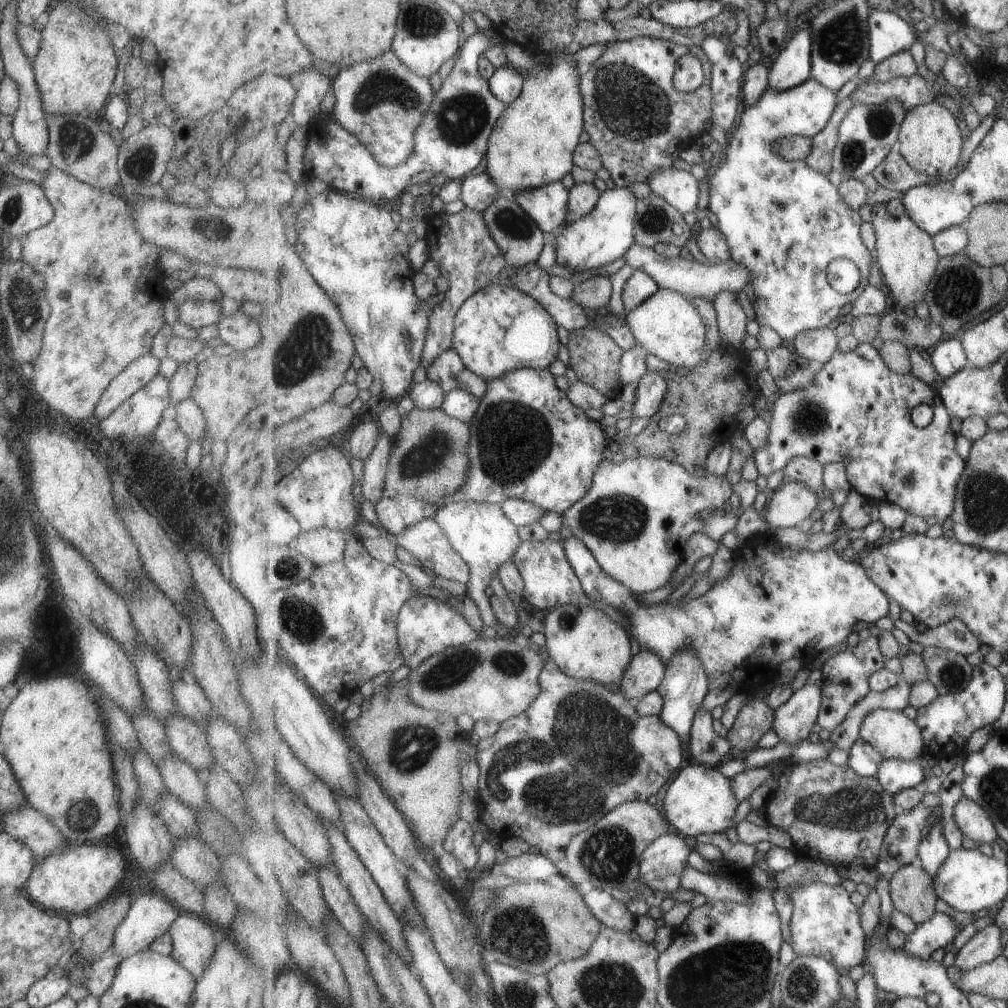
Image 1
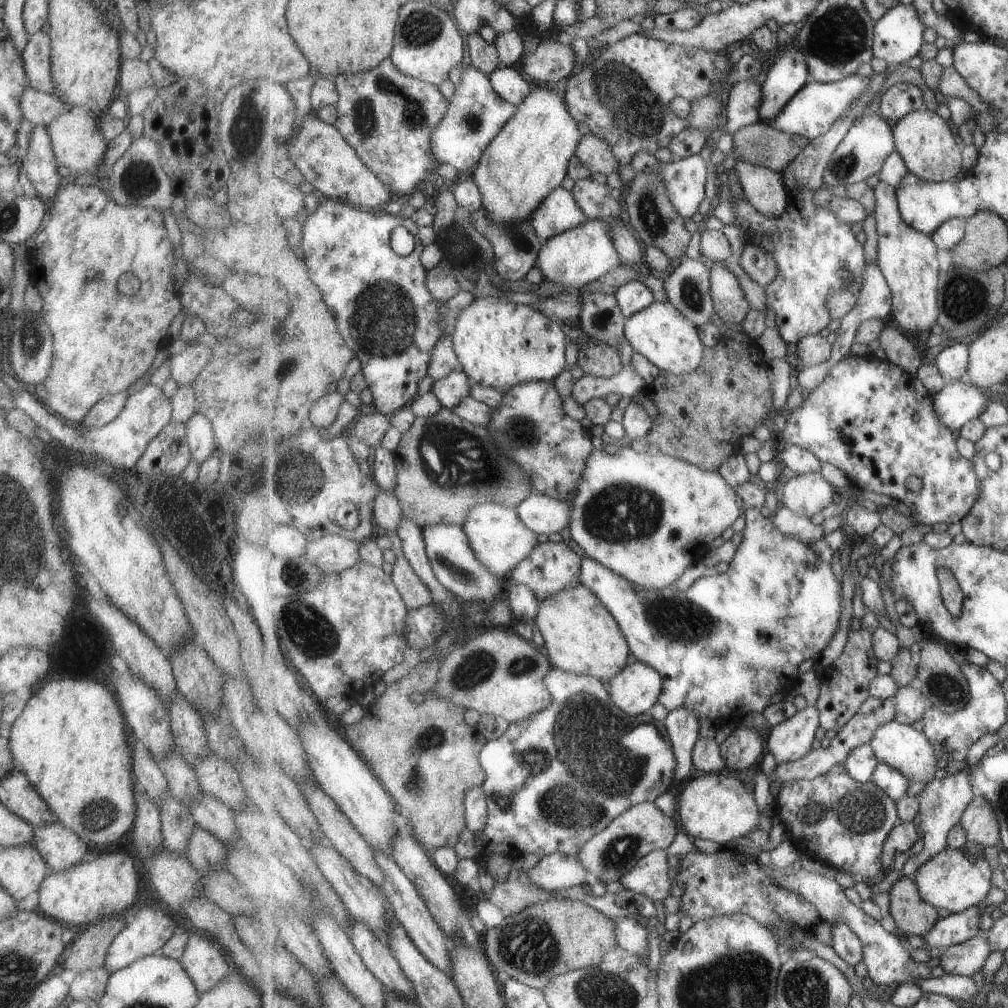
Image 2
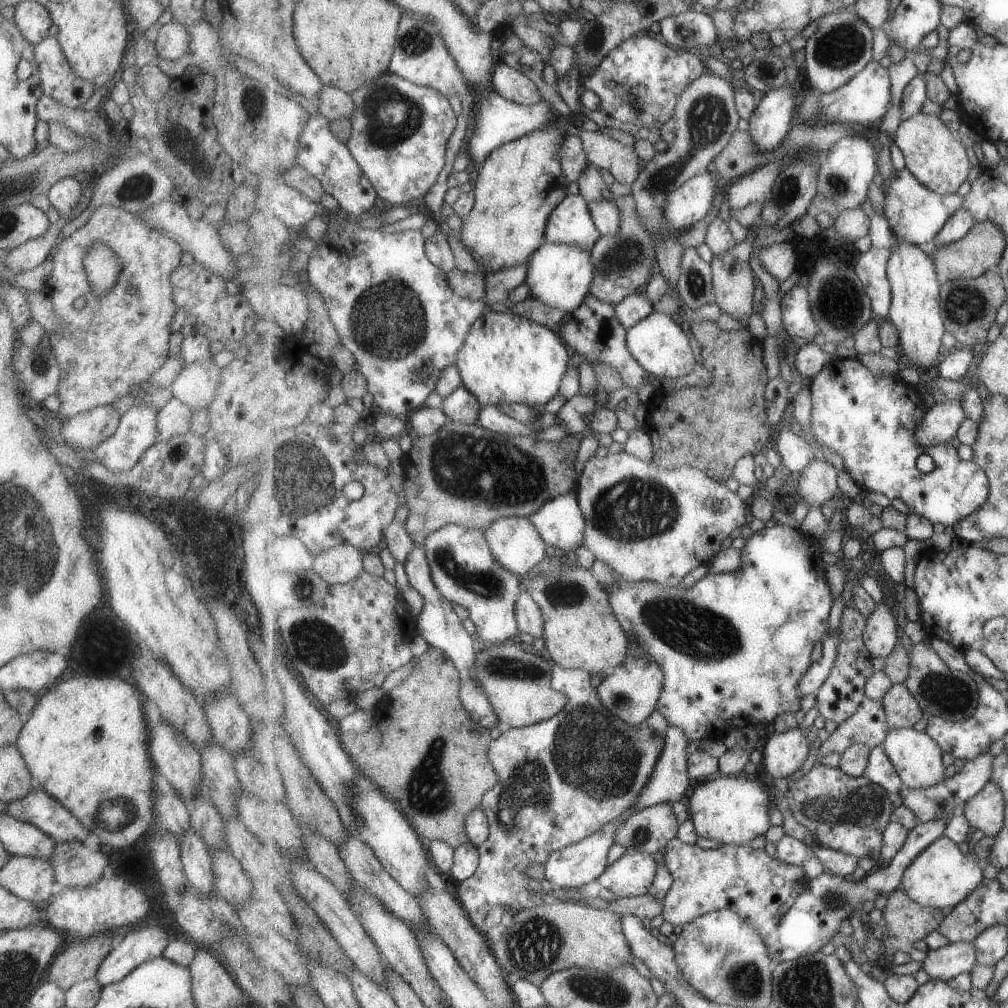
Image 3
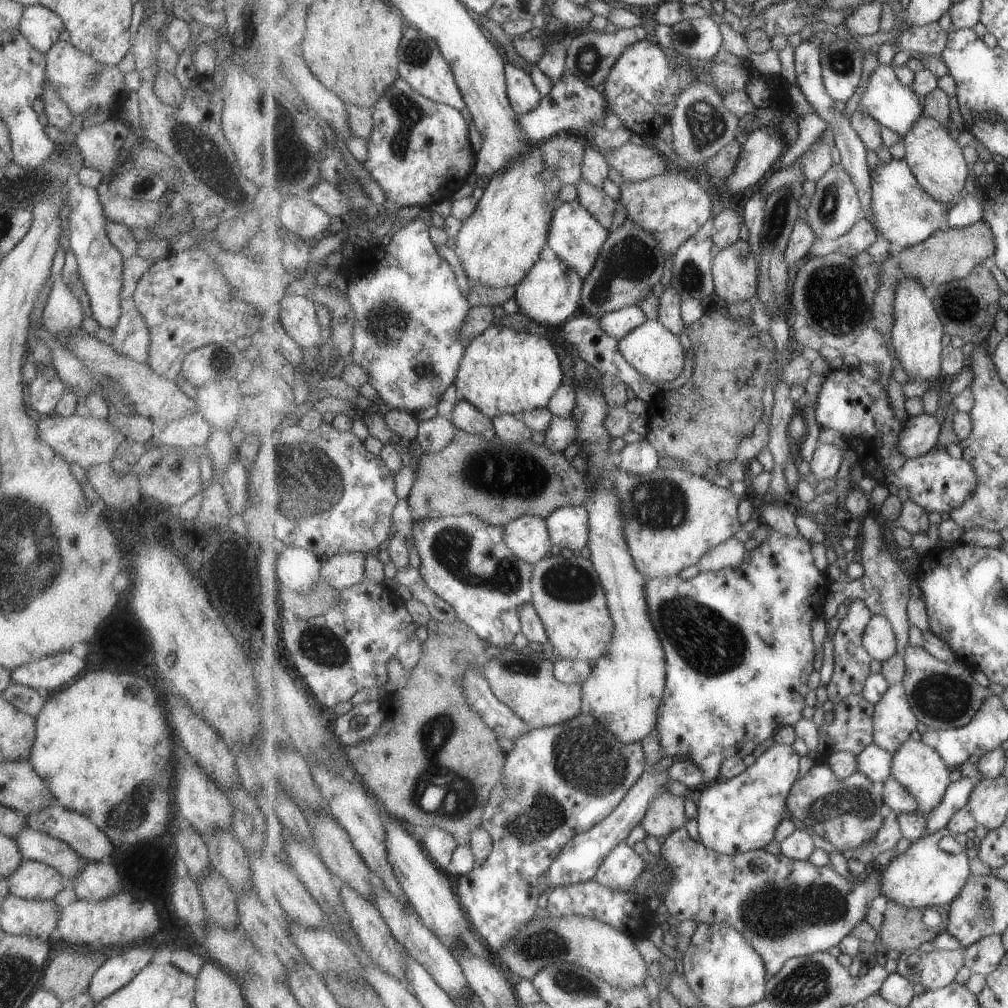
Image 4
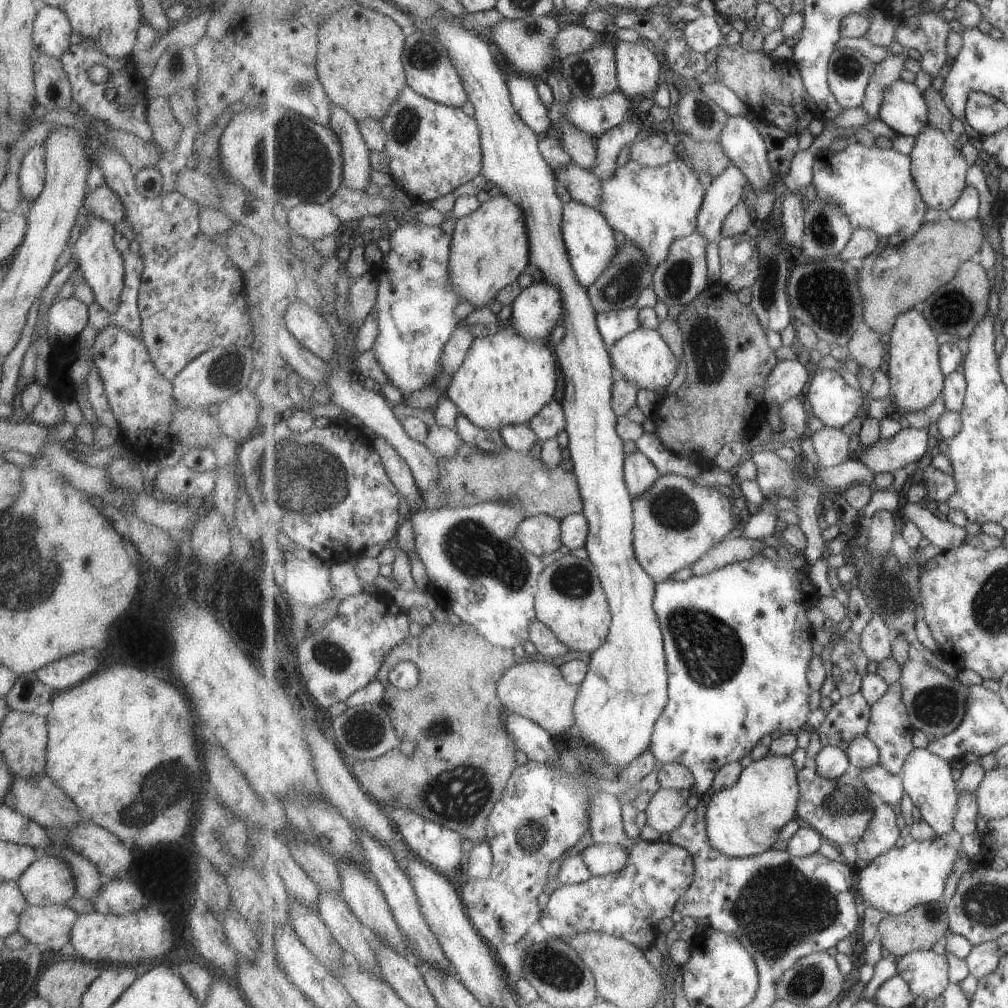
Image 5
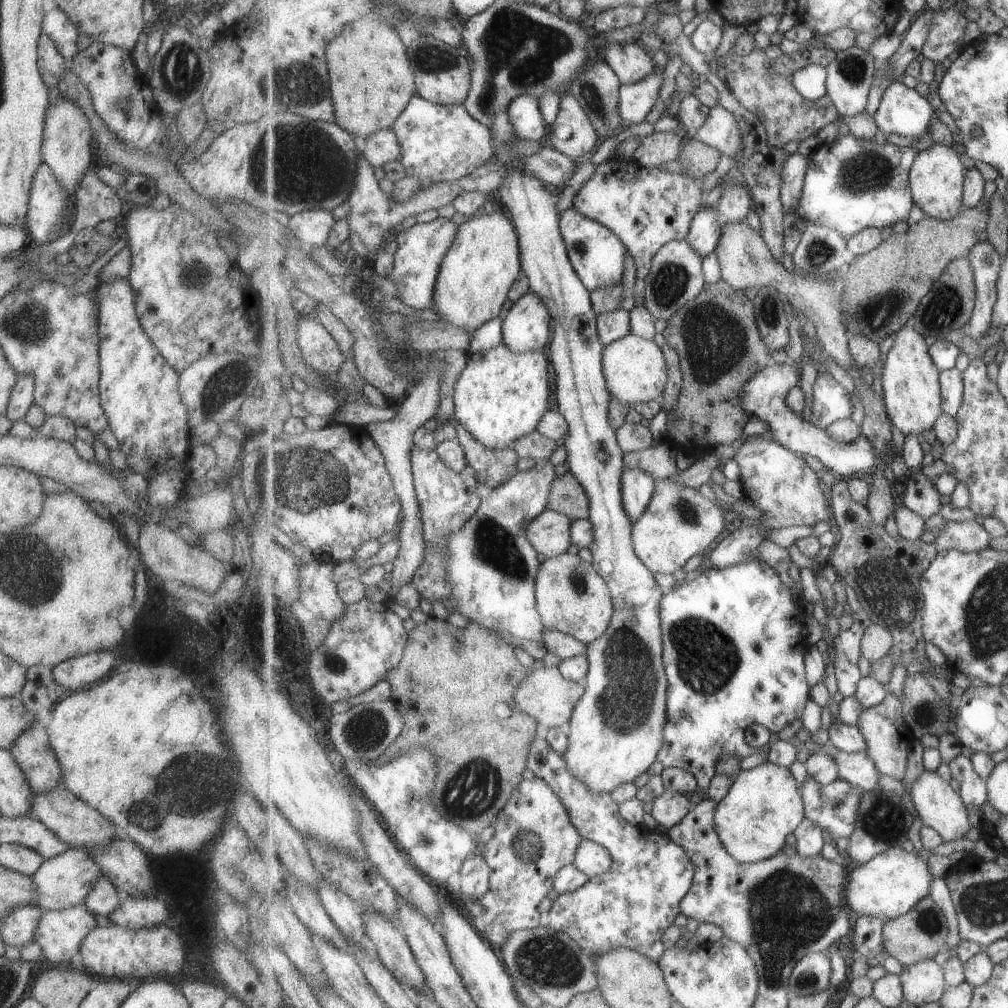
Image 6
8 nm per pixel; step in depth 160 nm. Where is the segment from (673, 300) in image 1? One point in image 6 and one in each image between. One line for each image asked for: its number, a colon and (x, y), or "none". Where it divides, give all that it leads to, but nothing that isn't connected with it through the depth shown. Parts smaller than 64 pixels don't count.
2: (663, 334)
3: (660, 345)
4: (653, 349)
5: (643, 357)
6: (637, 369)

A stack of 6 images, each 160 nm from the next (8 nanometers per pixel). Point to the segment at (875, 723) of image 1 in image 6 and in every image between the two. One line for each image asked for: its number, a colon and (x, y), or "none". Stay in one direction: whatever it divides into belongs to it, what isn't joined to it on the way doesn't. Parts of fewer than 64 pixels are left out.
2: (899, 745)
3: (918, 758)
4: (920, 768)
5: (928, 779)
6: (938, 805)

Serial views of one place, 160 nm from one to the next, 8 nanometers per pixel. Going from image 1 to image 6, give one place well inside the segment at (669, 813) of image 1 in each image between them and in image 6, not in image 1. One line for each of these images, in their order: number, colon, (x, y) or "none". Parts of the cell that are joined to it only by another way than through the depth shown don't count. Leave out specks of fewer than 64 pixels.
2: (718, 807)
3: (734, 810)
4: (735, 816)
5: (746, 820)
6: (765, 805)

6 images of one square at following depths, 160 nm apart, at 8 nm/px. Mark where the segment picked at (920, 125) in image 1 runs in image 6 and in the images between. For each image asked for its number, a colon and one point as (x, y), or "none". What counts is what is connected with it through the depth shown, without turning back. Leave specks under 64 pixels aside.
2: (925, 140)
3: (933, 153)
4: (935, 157)
5: (941, 172)
6: (937, 178)

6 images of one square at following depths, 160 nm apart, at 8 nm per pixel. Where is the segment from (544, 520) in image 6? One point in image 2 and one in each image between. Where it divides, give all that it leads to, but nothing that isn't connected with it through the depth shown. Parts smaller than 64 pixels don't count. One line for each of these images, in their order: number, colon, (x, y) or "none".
2: (501, 540)
3: (516, 543)
4: (528, 536)
5: (541, 534)

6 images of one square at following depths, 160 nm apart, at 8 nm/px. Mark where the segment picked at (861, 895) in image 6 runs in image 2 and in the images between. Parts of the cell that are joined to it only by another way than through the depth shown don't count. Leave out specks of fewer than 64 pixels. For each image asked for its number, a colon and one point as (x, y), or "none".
2: (951, 881)
3: (943, 875)
4: (923, 876)
5: (900, 879)

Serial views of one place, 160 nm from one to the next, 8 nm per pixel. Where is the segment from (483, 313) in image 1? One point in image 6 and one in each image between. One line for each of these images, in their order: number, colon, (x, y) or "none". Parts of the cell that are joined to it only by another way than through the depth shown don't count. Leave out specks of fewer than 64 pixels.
2: (499, 344)
3: (507, 358)
4: (504, 371)
5: (506, 380)
6: (501, 395)

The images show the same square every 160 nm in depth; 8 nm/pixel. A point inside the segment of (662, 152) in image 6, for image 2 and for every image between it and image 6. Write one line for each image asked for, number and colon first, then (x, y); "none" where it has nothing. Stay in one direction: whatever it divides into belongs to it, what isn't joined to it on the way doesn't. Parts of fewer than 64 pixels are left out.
2: (597, 155)
3: (606, 153)
4: (635, 163)
5: (657, 150)

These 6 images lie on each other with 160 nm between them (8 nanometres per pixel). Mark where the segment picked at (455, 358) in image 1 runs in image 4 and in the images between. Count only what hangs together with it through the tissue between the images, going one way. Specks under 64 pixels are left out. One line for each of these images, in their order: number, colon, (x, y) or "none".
2: (451, 391)
3: (463, 405)
4: (466, 417)

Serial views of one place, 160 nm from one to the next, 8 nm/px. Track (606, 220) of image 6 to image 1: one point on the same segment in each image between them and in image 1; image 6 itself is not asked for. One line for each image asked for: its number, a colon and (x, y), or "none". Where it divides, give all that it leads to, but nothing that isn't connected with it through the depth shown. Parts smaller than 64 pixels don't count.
1: (680, 188)
2: (685, 179)
3: (688, 205)
4: (674, 207)
5: (654, 207)

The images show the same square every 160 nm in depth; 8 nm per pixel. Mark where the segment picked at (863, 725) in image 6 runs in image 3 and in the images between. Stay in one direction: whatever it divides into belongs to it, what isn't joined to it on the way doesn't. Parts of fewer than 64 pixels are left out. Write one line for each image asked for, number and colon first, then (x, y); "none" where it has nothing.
3: (903, 711)
4: (895, 720)
5: (890, 728)

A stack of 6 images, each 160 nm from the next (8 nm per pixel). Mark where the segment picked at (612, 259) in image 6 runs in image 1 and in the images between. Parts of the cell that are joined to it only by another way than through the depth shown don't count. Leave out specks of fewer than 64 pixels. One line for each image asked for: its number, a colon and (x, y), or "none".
1: (548, 205)
2: (560, 211)
3: (572, 224)
4: (576, 235)
5: (590, 239)

